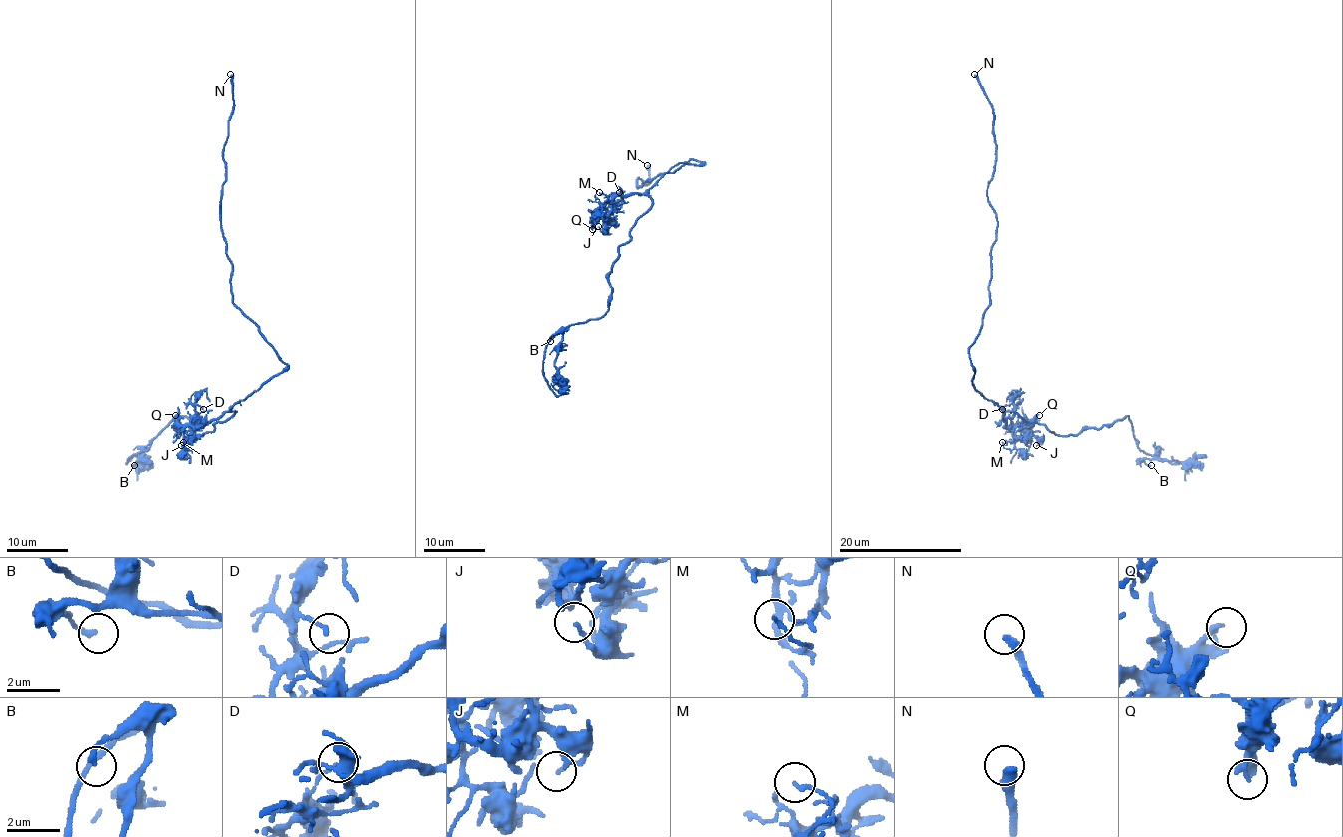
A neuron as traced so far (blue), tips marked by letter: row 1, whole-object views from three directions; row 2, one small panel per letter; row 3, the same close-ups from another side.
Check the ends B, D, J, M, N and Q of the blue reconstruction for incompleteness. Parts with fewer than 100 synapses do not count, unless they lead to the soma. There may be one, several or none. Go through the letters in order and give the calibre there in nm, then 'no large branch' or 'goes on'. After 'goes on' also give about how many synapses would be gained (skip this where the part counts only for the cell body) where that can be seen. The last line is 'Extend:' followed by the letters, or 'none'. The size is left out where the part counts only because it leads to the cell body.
B: 200 nm | no large branch
D: 130 nm | no large branch
J: 130 nm | no large branch
M: 140 nm | no large branch
N: 400 nm | goes on
Q: 280 nm | no large branch
Extend: N

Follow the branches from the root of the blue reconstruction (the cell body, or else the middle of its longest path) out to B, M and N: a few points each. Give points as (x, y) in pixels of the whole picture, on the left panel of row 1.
B: (243, 401), (203, 435), (192, 430), (192, 421), (177, 416), (146, 450), (126, 461), (146, 459), (134, 465)
M: (243, 401), (198, 425), (184, 442), (189, 450), (183, 442)
N: (243, 401), (287, 366), (233, 303), (232, 261), (221, 228), (223, 146), (233, 105), (230, 74)

